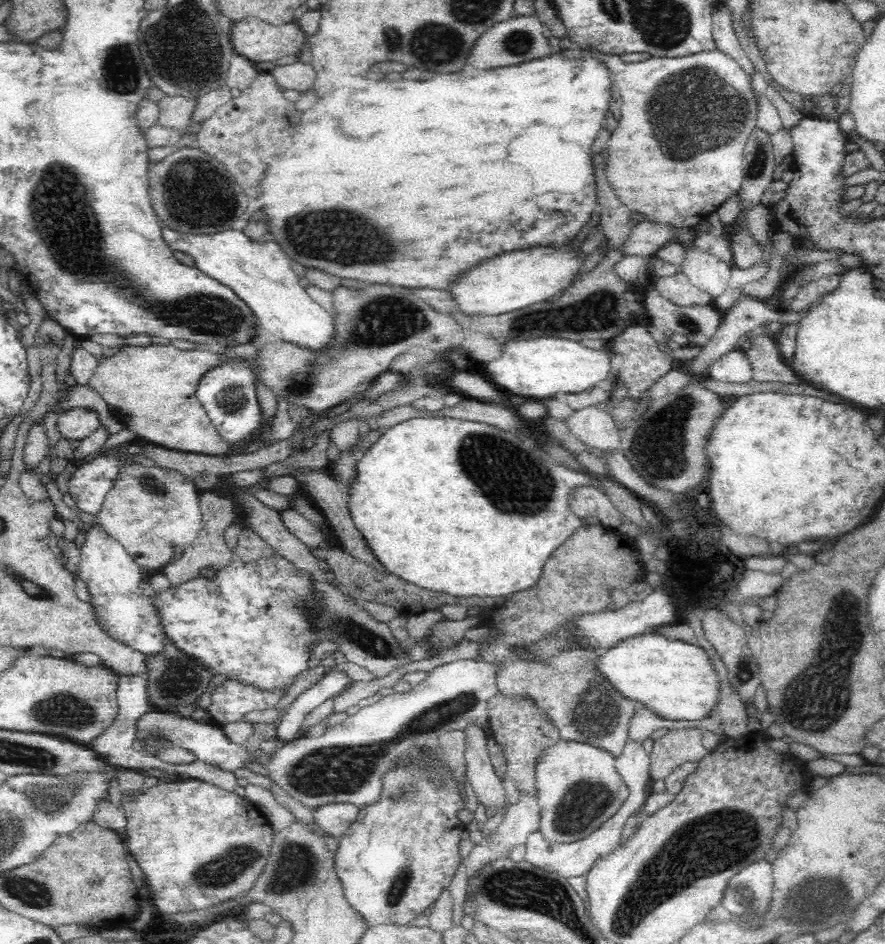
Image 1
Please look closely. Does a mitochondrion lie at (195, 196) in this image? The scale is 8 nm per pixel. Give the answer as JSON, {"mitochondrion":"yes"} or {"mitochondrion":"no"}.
{"mitochondrion":"yes"}

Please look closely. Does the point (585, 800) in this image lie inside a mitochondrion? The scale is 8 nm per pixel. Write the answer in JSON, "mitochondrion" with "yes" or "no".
{"mitochondrion":"yes"}

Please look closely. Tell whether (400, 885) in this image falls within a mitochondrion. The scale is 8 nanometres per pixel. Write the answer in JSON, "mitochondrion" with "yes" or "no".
{"mitochondrion":"yes"}

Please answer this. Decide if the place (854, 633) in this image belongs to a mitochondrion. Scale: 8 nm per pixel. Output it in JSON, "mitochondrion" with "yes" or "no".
{"mitochondrion":"no"}

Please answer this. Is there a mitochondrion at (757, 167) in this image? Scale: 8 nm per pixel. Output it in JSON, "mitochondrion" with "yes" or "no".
{"mitochondrion":"yes"}

